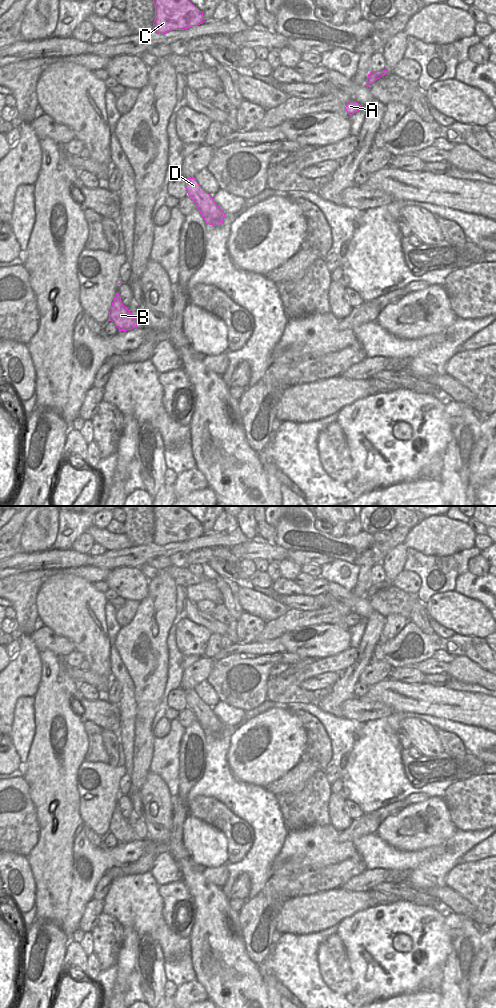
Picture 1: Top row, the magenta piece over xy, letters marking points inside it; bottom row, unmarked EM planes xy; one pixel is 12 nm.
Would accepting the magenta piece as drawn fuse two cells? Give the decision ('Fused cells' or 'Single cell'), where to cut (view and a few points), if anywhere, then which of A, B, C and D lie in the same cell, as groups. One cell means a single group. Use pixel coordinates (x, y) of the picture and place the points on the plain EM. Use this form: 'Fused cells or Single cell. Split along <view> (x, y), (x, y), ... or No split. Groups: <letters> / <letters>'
Single cell. No split. Groups: A B C D.

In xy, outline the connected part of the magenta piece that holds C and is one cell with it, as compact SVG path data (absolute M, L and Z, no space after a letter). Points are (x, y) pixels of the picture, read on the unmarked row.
M153 506L153 543L164 546L202 536L203 524L180 506Z

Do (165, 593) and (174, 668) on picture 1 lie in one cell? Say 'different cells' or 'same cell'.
different cells

